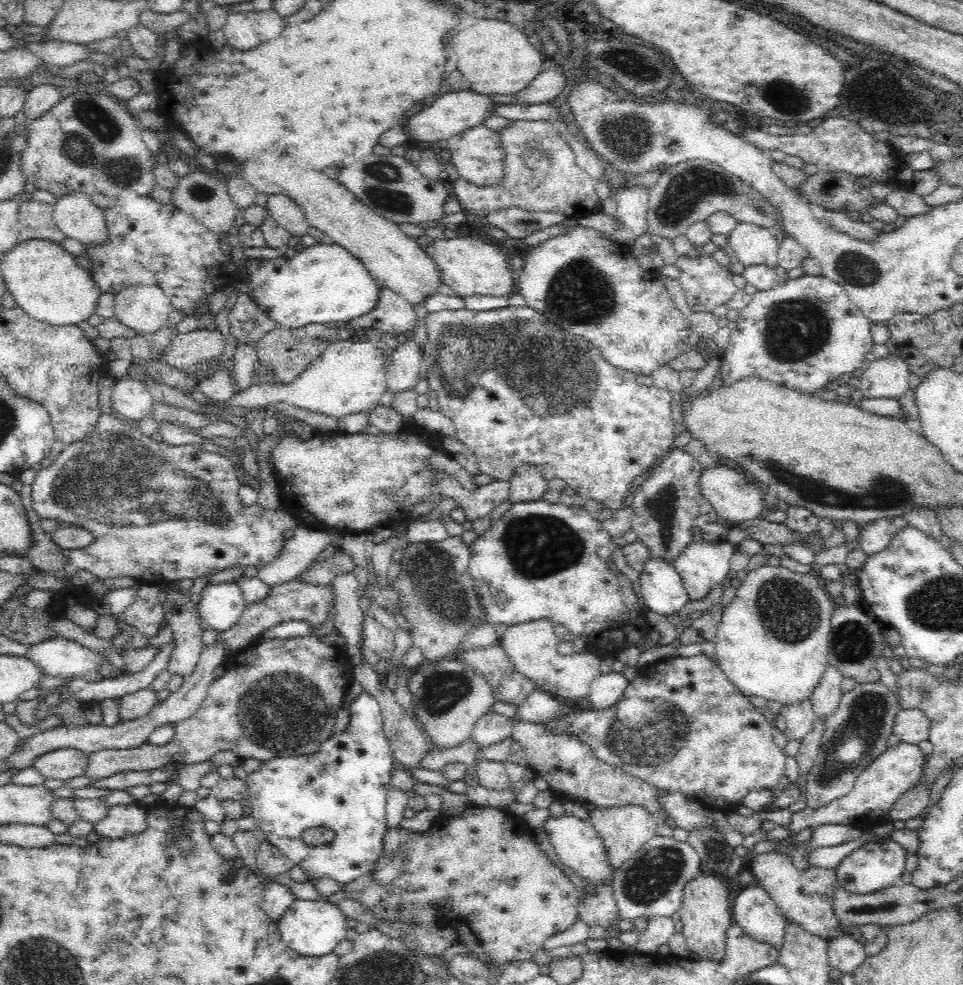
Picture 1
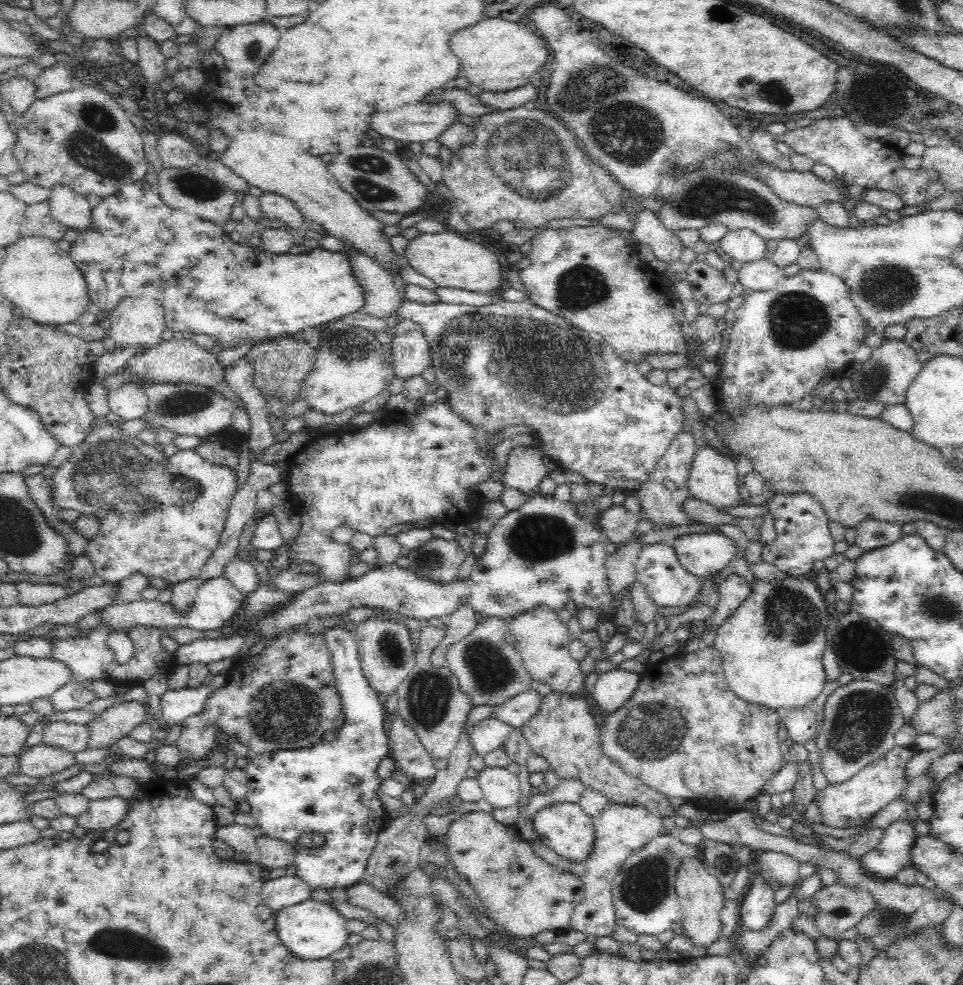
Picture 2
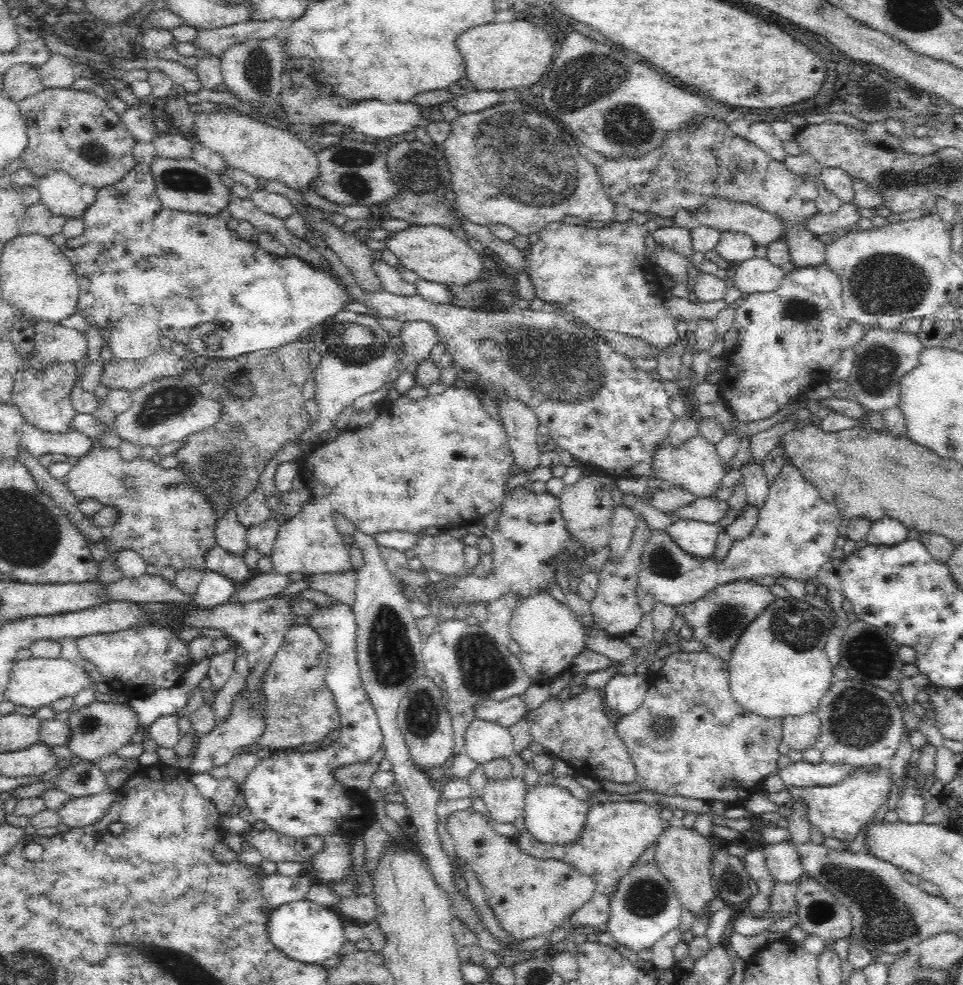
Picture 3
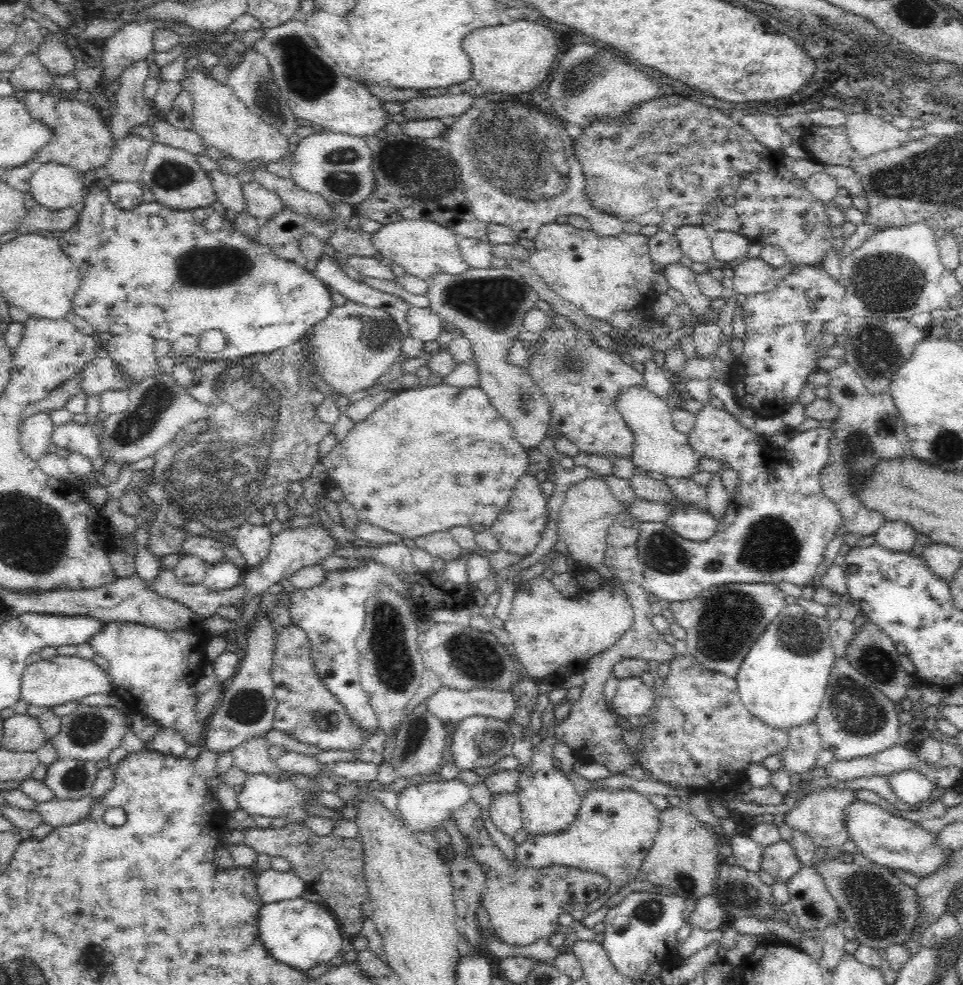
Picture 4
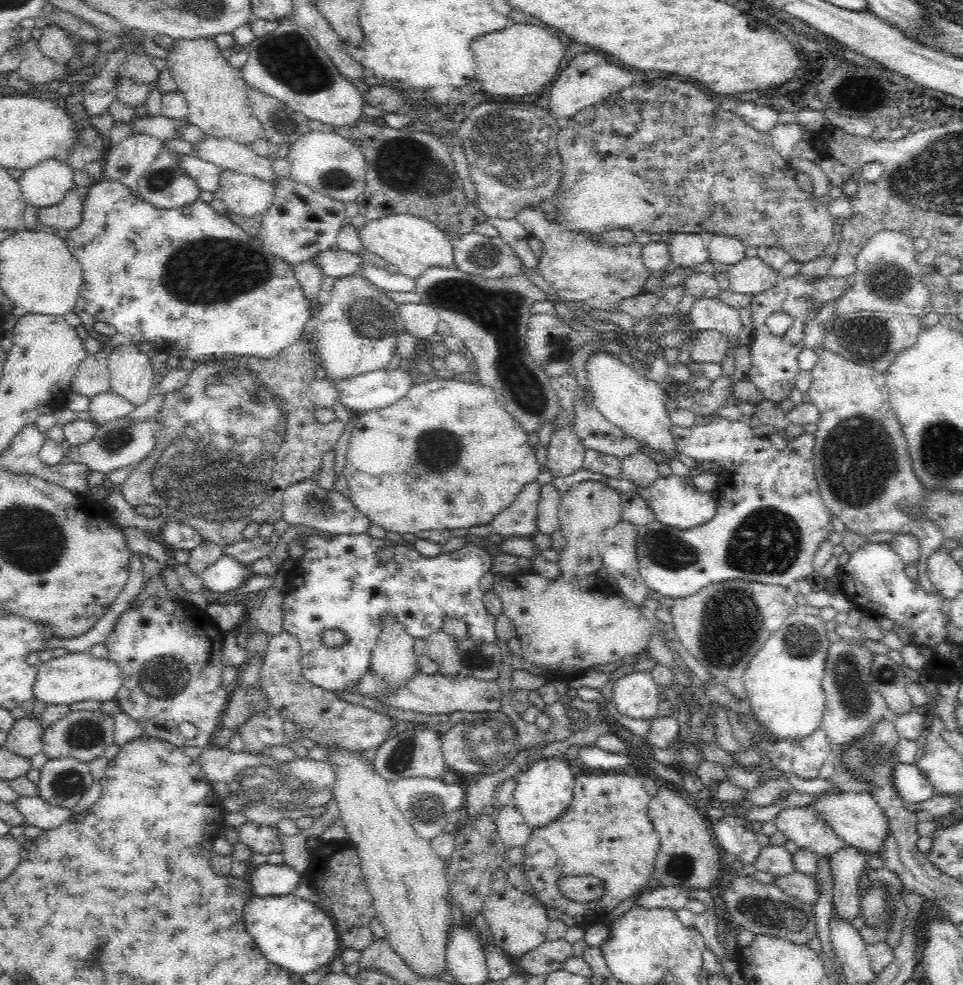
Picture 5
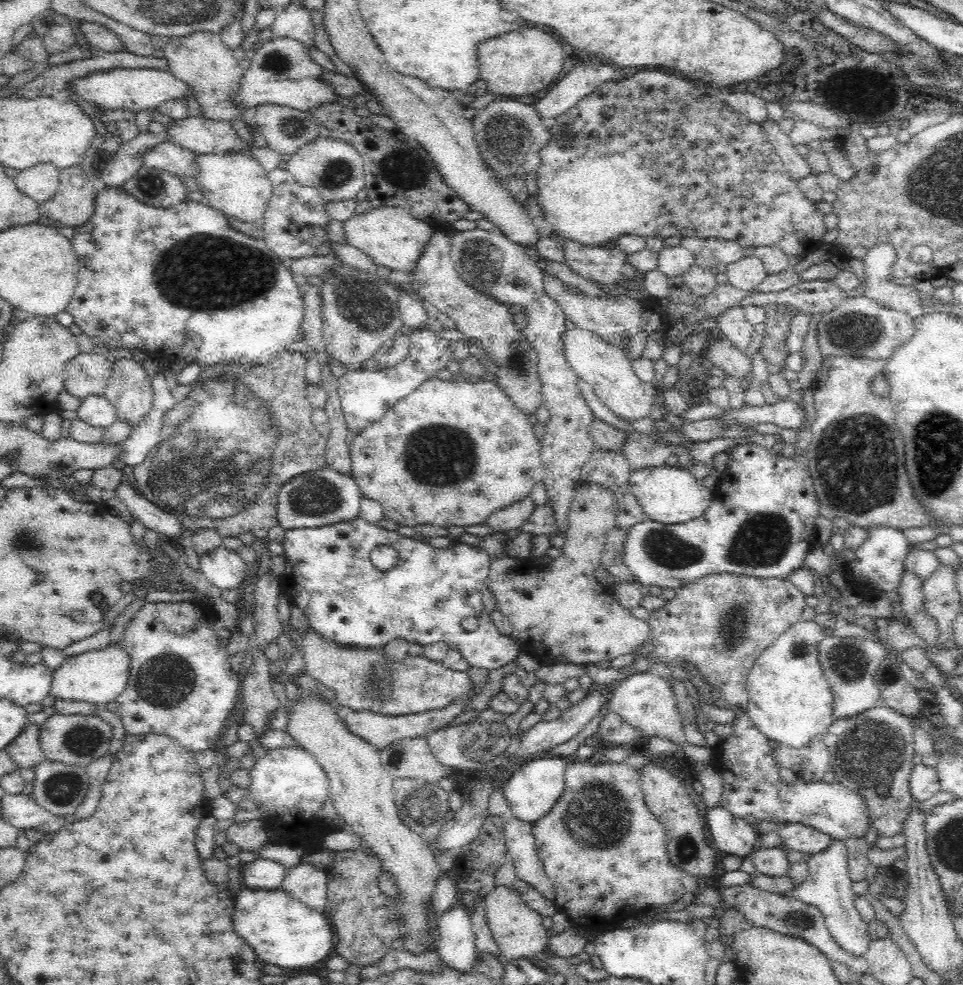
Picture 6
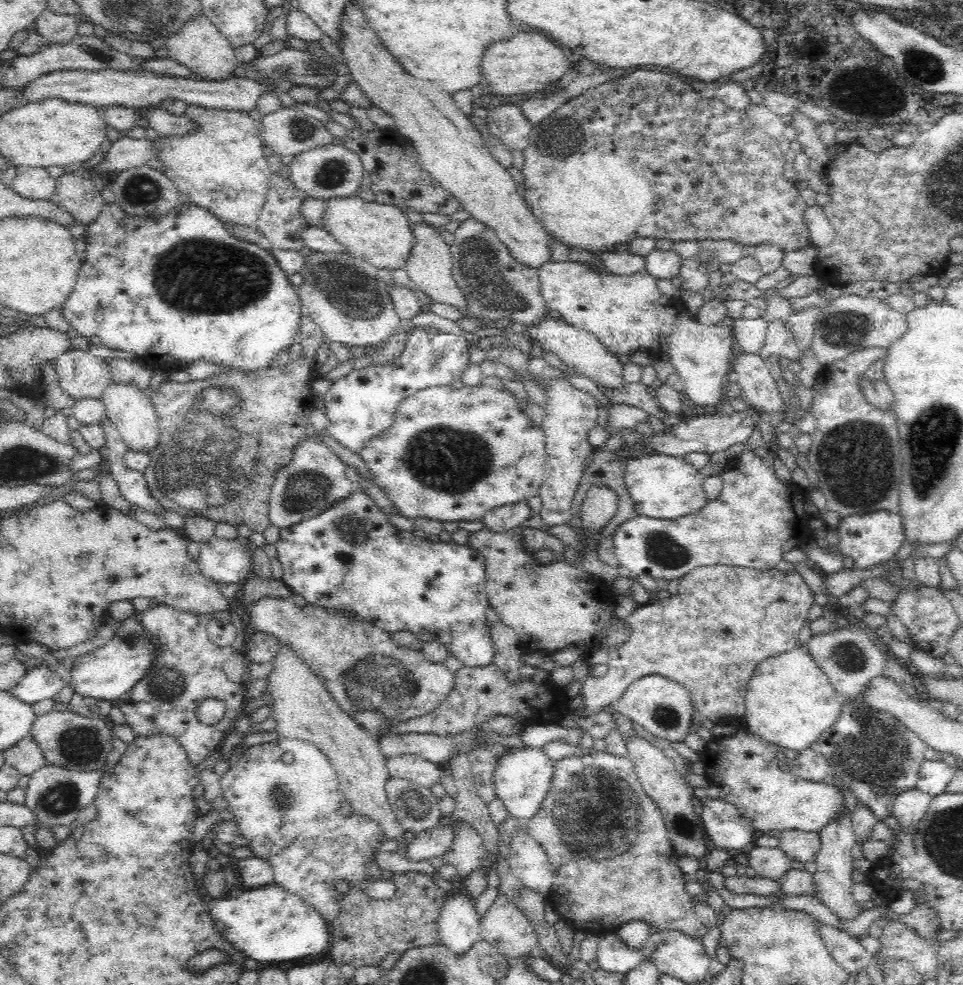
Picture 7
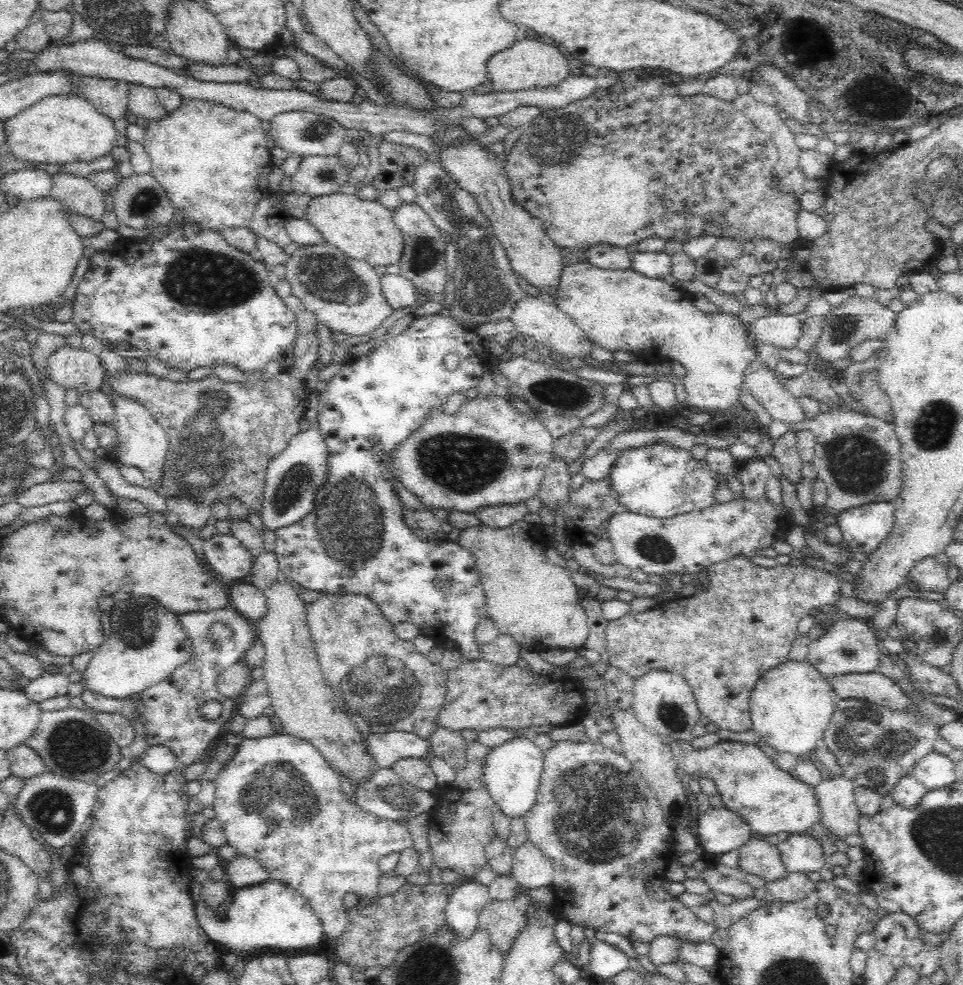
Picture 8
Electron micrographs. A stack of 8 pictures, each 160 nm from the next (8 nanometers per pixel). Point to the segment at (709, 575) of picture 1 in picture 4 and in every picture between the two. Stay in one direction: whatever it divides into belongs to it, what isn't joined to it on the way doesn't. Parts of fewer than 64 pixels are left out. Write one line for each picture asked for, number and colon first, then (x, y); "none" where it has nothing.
2: (703, 554)
3: (696, 538)
4: (692, 522)

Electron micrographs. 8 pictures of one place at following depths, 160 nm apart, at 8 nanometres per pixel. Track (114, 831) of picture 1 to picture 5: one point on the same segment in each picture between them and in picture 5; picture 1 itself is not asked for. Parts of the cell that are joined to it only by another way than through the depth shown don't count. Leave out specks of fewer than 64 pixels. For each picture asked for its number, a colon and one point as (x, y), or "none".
2: (103, 813)
3: (78, 812)
4: (56, 813)
5: (36, 812)

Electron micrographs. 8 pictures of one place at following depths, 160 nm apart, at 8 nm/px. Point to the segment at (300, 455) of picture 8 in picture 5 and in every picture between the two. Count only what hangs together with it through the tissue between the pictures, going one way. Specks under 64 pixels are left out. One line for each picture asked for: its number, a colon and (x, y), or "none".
5: (305, 503)
6: (316, 498)
7: (315, 478)

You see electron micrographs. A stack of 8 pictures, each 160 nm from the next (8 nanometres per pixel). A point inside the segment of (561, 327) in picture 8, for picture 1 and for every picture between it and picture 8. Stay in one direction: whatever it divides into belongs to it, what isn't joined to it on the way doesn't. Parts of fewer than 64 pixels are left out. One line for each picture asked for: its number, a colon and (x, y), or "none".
1: (731, 495)
2: (712, 478)
3: (694, 465)
4: (658, 447)
5: (631, 402)
6: (605, 367)
7: (574, 346)

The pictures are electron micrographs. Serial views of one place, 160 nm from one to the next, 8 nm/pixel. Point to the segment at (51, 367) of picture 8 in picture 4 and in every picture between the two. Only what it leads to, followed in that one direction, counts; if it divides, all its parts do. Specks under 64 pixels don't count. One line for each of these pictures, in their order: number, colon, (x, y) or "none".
4: (100, 374)
5: (91, 378)
6: (86, 374)
7: (80, 374)

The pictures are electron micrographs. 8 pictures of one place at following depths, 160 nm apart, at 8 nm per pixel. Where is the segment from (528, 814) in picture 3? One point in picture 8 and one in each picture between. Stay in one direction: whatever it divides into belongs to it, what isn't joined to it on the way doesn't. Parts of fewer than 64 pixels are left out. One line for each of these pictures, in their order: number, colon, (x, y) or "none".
4: (549, 802)
5: (542, 792)
6: (531, 790)
7: (521, 779)
8: (511, 773)

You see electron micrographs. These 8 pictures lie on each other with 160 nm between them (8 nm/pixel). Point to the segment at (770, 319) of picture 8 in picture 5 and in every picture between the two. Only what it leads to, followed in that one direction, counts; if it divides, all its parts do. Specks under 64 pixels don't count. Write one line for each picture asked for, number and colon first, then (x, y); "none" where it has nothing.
5: (708, 313)
6: (733, 325)
7: (750, 335)

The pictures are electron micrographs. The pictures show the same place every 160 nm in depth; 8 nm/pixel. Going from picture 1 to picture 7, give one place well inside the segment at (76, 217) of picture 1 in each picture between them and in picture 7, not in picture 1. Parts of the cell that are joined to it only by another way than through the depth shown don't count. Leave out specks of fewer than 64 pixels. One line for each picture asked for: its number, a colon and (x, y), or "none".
2: (69, 208)
3: (60, 193)
4: (54, 186)
5: (46, 184)
6: (40, 183)
7: (35, 184)

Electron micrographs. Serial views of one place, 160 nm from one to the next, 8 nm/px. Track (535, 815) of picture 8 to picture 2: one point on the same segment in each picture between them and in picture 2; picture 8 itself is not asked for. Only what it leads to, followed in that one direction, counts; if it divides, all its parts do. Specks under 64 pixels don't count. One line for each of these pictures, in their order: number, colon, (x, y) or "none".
2: (619, 830)
3: (614, 834)
4: (613, 831)
5: (605, 832)
6: (606, 853)
7: (613, 862)

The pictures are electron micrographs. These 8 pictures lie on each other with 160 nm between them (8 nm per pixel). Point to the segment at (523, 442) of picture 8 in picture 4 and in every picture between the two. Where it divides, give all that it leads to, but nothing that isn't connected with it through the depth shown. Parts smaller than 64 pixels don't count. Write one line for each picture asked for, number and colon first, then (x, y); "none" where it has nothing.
4: (428, 459)
5: (447, 441)
6: (451, 453)
7: (419, 462)

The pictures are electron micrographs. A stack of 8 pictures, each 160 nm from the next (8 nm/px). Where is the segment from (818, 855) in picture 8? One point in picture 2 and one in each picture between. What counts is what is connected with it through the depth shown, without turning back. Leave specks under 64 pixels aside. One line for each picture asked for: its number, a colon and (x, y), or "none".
2: (847, 805)
3: (839, 811)
4: (820, 816)
5: (804, 827)
6: (795, 836)
7: (803, 846)

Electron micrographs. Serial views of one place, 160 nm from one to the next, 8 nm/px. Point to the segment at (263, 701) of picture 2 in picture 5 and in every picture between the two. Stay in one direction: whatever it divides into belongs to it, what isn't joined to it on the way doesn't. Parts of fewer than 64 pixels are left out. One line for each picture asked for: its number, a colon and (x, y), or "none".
3: (299, 709)
4: (306, 709)
5: (318, 714)

